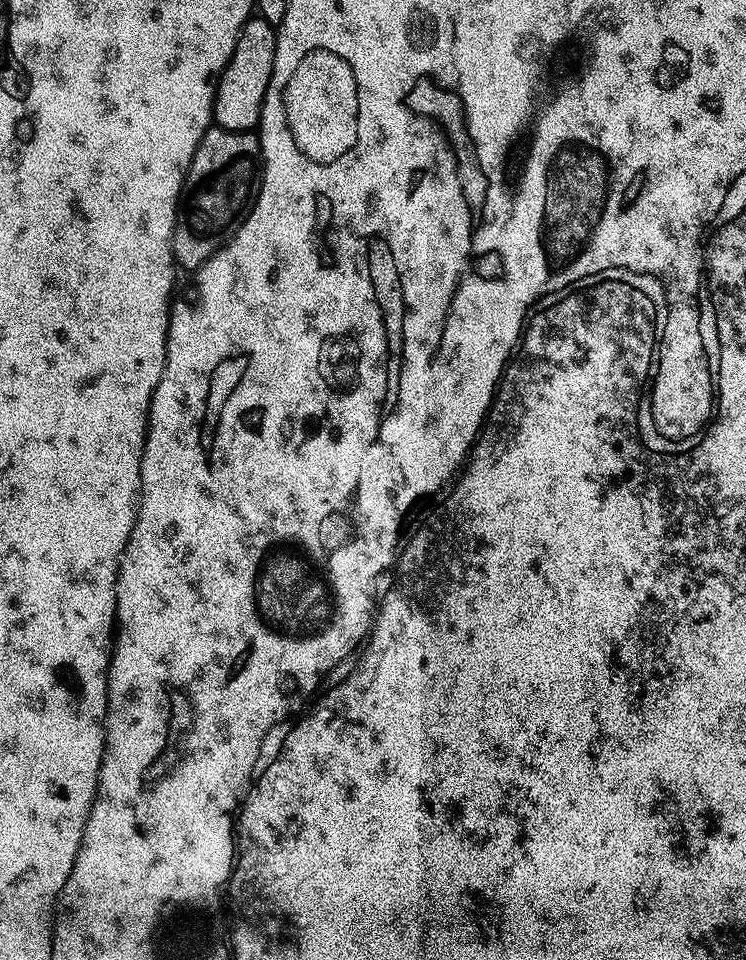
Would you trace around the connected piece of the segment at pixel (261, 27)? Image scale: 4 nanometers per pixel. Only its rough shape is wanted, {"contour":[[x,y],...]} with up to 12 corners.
{"contour":[[250,18],[216,81],[219,127],[251,132],[274,70],[277,29]]}

